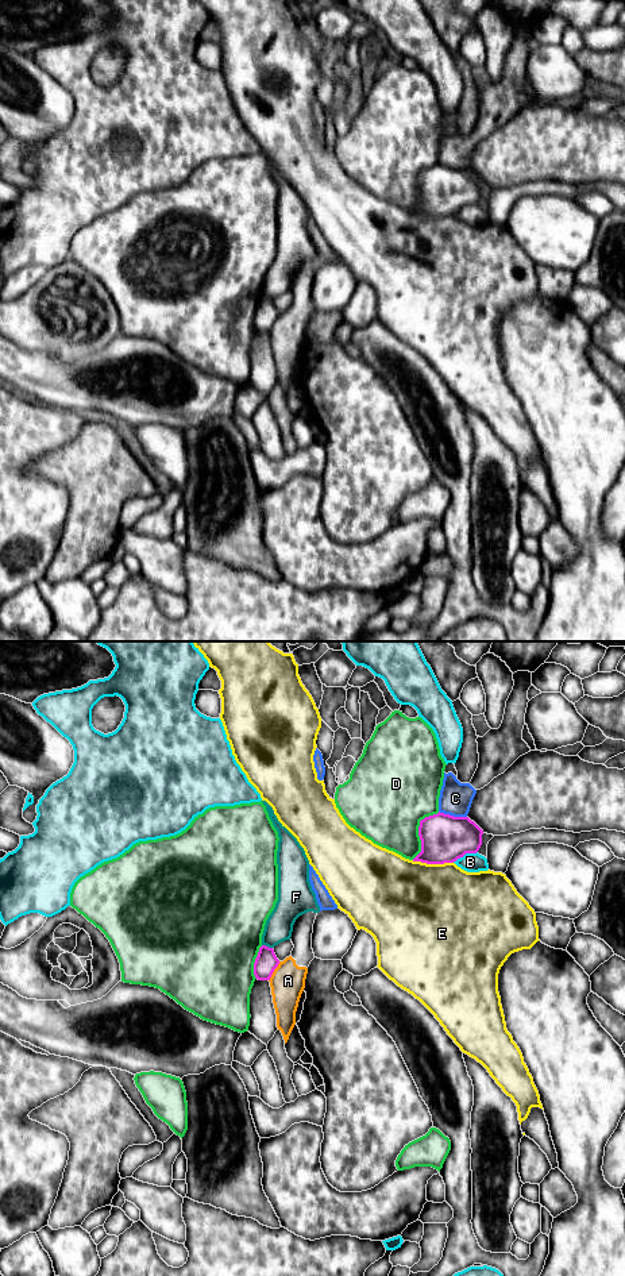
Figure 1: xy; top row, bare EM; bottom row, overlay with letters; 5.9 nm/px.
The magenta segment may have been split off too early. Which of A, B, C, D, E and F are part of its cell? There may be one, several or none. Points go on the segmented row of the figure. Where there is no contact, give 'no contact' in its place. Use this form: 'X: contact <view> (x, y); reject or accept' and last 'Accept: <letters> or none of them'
A: contact xy (273, 971); reject
B: contact xy (465, 854); reject
C: contact xy (452, 816); reject
D: contact xy (419, 831); reject
E: contact xy (432, 863); reject
F: contact xy (267, 947); reject
Accept: none of them

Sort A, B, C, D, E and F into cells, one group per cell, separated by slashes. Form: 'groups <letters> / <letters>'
groups A / B / C / D / E / F

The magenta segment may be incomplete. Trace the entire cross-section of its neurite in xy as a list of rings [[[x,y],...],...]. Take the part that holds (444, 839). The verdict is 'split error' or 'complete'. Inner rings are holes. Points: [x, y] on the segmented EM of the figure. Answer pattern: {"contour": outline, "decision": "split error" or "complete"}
{"contour": [[[437,813],[420,821],[421,852],[413,861],[427,864],[454,863],[466,853],[477,853],[483,830],[468,817]]], "decision": "complete"}

